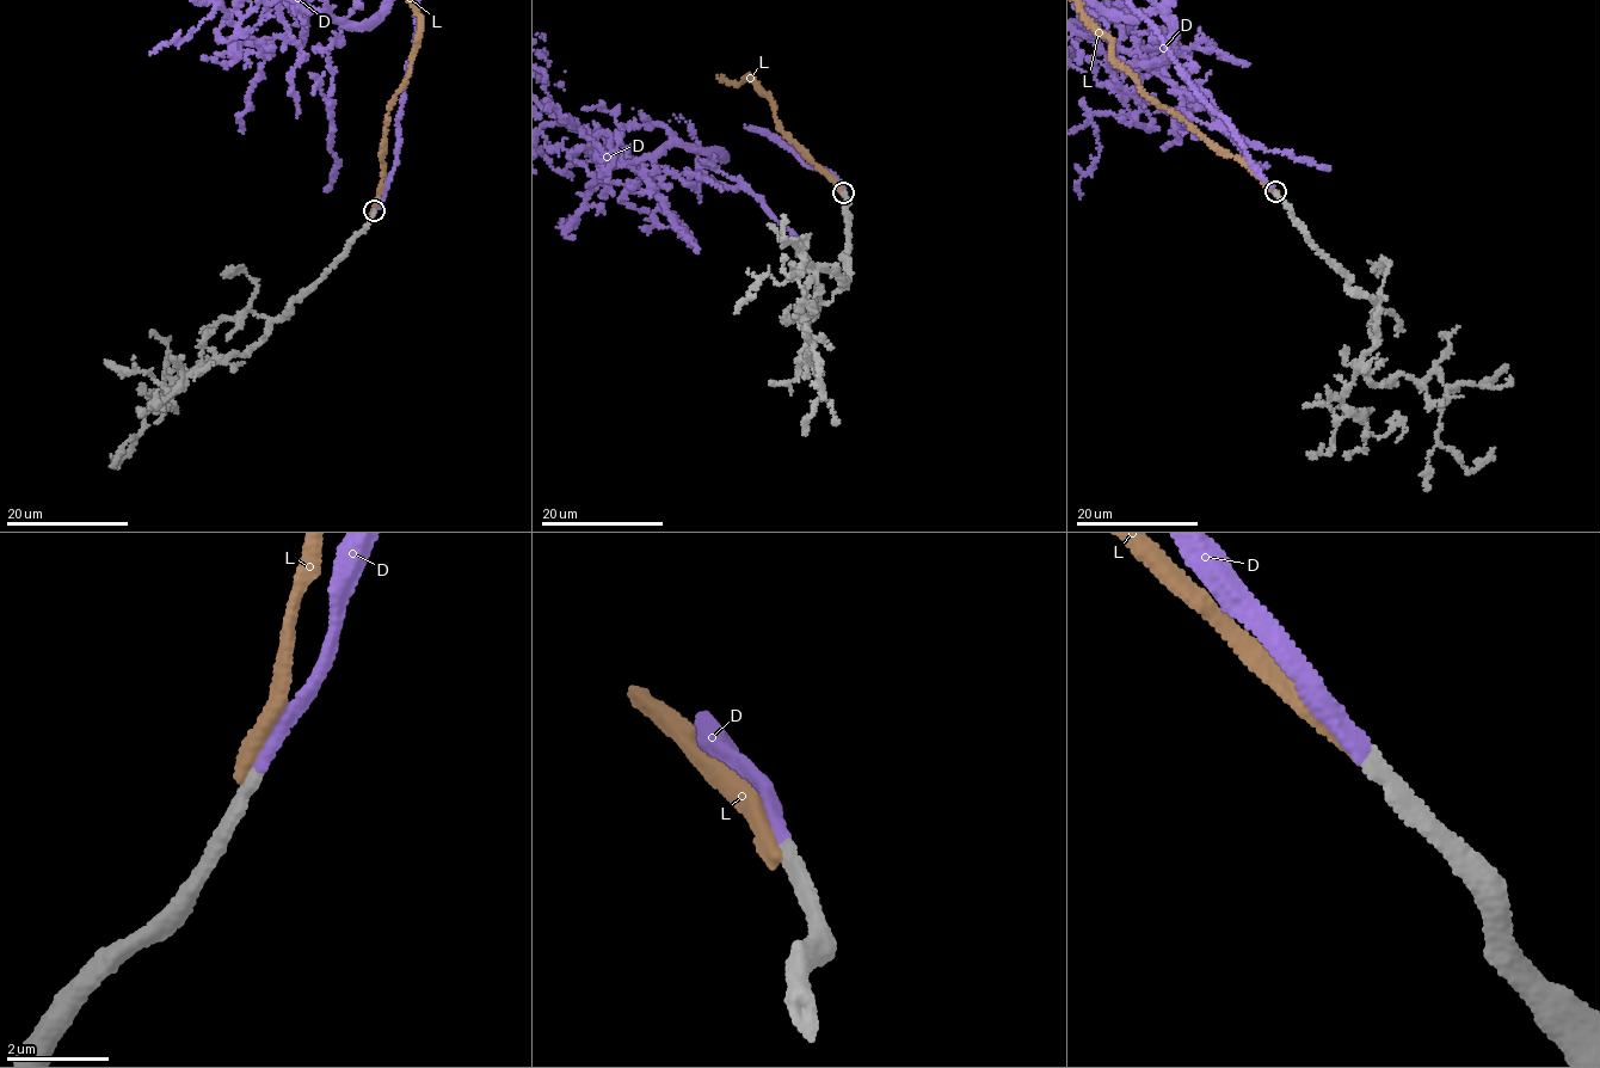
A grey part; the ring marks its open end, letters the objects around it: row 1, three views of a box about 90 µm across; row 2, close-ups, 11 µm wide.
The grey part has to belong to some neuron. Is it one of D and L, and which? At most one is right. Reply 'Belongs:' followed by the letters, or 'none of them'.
Belongs: D

